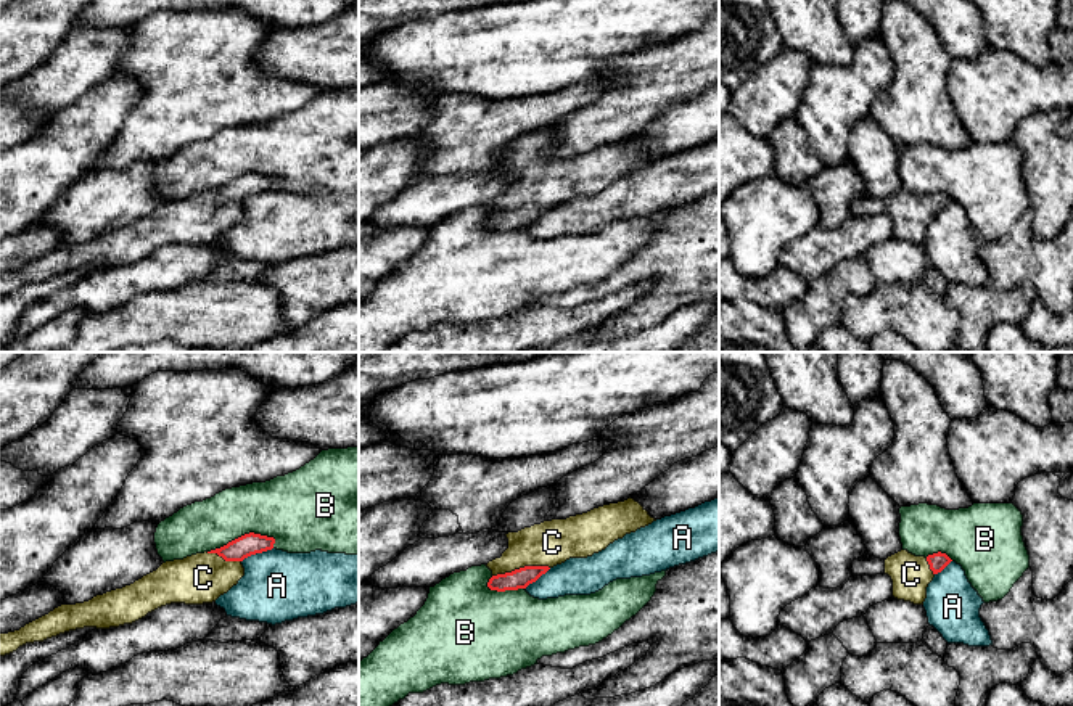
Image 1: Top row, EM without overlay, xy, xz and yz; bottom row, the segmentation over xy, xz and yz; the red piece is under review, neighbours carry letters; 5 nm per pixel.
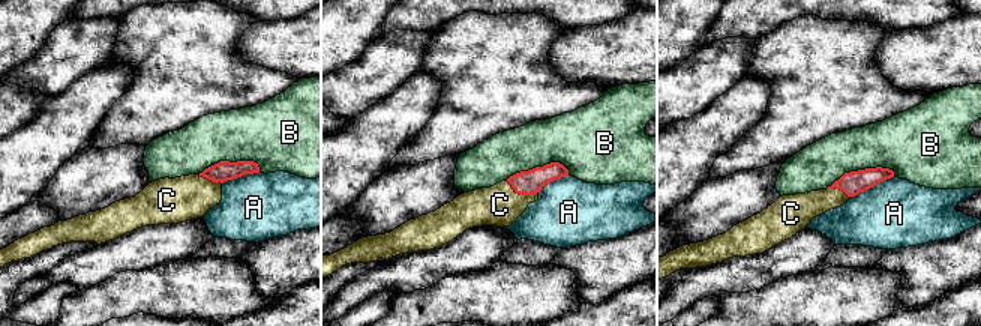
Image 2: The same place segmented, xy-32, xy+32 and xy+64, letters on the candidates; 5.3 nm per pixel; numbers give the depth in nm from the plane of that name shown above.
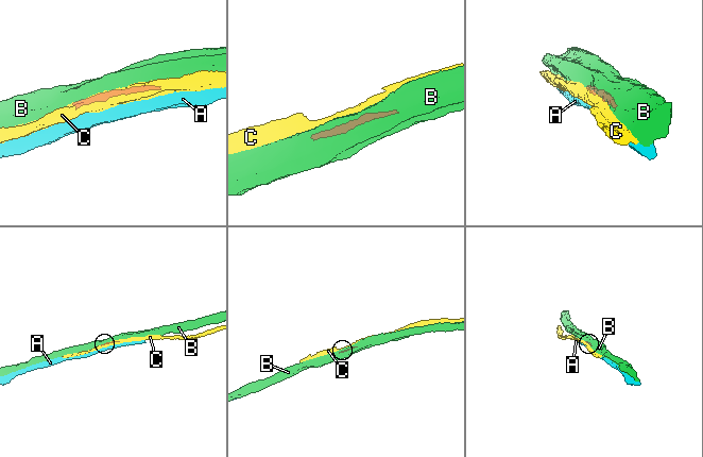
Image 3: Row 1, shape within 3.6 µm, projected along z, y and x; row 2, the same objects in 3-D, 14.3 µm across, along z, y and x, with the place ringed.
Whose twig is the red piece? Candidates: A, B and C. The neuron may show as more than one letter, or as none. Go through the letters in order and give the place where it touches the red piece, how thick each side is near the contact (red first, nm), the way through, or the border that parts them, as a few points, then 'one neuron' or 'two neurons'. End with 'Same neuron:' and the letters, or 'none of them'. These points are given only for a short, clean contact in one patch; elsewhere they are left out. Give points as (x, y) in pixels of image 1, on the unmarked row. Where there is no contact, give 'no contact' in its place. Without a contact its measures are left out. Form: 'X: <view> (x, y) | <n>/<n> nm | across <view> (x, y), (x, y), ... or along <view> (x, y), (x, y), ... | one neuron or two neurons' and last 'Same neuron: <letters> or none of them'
A: xy (256, 192) | 110/360 nm | two neurons
B: xy (242, 176) | 110/300 nm | two neurons
C: xz (520, 208) | 100/220 nm | one neuron
Same neuron: C

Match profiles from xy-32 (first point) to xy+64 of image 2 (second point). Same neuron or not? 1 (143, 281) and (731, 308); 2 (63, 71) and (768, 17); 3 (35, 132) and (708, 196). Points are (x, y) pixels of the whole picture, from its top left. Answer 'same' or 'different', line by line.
1: same
2: different
3: different

